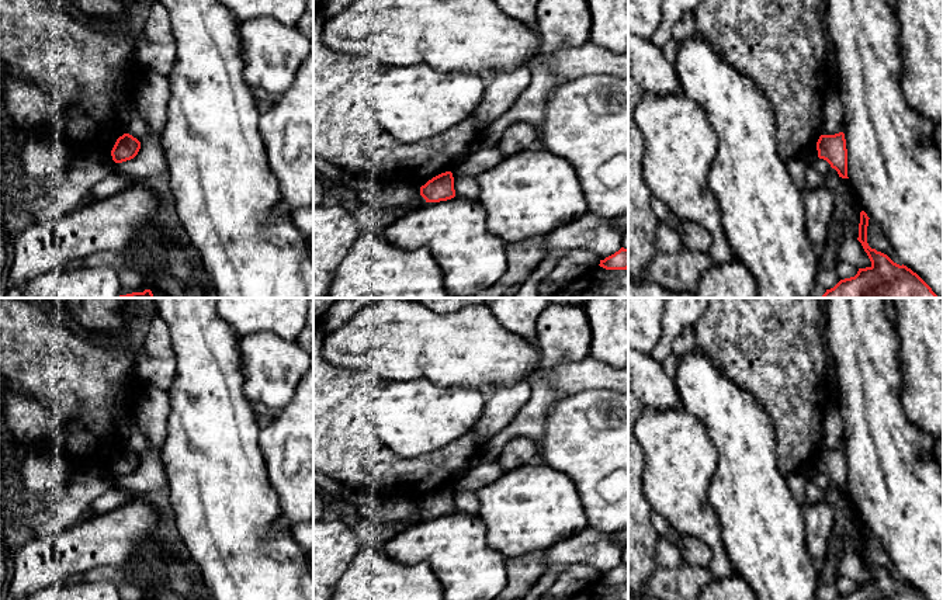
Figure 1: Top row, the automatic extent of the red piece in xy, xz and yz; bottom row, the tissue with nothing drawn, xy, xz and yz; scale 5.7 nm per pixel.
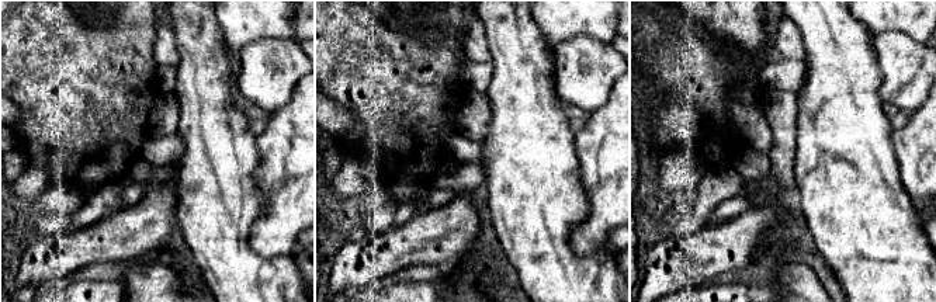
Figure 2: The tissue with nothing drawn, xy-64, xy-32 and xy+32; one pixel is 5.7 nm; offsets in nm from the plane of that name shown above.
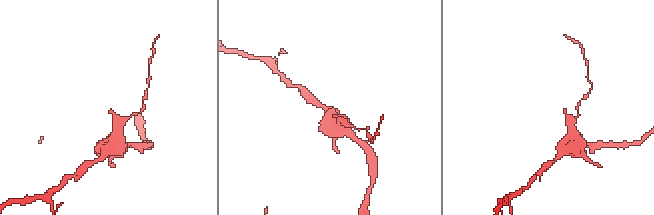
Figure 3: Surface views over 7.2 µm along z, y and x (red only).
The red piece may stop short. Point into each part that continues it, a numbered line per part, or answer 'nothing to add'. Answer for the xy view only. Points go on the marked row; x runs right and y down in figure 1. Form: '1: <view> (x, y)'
nothing to add

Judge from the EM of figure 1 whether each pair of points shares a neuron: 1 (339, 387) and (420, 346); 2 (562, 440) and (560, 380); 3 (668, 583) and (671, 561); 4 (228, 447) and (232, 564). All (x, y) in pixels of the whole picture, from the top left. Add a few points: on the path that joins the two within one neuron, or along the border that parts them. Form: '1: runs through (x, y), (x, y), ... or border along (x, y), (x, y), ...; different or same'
1: border along (336, 366), (368, 370), (387, 380); different
2: border along (593, 389), (561, 396); different
3: border along (686, 564), (678, 568), (658, 566); different
4: runs through (228, 477), (228, 534); same

